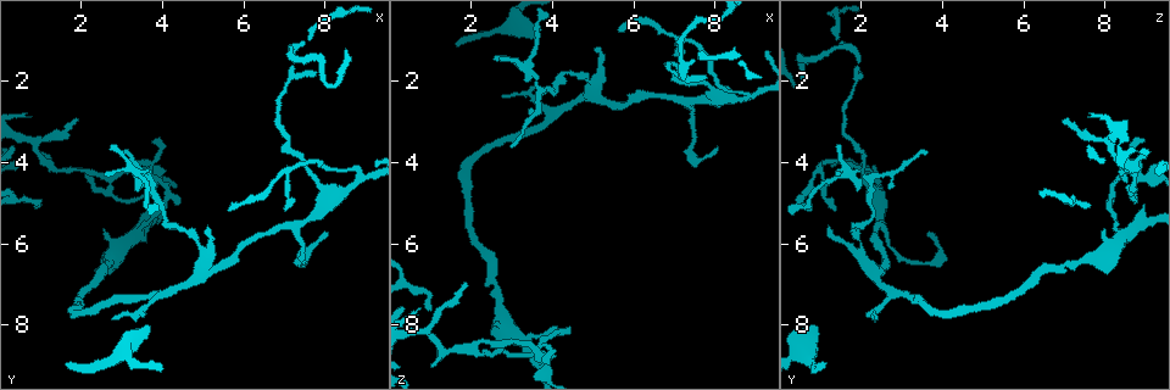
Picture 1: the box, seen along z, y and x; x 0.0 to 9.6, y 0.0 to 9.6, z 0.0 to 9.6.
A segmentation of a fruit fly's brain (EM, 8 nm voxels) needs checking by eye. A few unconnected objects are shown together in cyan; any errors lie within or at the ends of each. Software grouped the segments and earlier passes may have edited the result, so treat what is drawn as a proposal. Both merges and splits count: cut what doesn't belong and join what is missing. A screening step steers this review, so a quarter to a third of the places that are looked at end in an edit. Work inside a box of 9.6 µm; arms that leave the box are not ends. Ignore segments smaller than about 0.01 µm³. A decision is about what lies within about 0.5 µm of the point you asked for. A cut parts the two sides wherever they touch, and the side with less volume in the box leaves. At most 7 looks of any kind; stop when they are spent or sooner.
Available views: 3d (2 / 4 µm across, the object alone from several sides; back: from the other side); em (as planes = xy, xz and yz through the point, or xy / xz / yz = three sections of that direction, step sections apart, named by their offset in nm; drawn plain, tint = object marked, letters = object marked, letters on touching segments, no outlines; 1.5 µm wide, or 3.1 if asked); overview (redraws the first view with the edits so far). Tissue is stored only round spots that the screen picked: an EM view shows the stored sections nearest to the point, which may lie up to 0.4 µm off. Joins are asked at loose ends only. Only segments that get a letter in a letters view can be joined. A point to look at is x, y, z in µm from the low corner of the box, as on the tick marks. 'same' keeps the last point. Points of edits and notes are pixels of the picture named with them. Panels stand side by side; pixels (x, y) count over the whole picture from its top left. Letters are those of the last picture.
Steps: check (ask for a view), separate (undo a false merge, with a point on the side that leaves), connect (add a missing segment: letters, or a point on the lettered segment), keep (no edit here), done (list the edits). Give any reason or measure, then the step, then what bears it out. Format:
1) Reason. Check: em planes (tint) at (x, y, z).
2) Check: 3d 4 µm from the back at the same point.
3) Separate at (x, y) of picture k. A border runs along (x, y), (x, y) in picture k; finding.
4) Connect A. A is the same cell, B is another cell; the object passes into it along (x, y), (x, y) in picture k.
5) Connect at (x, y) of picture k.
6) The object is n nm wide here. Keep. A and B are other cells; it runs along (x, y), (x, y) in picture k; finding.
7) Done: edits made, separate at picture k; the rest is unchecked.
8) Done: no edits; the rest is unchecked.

A fork. Check: em planes (tint) at (3.45, 4.25, 1.75).

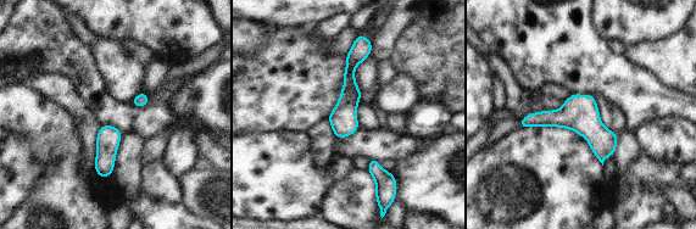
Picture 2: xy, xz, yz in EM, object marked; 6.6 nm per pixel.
Check: em planes (letters) at the same point.

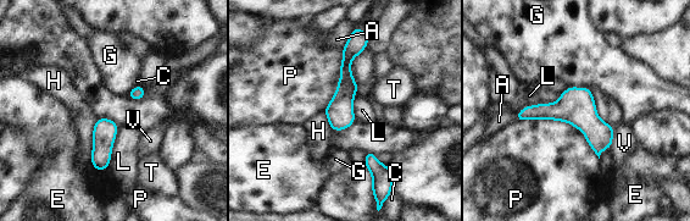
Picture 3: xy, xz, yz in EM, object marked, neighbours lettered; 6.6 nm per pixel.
The object is 180 nm wide here. Keep. A, C, E, G, H, L, P, T and V are other cells; a border runs along (568, 86), (588, 87), (590, 89) in picture 3; one cell here.

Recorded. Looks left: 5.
Thin neck. Check: em planes (plain) at (7.25, 1.55, 1.95).

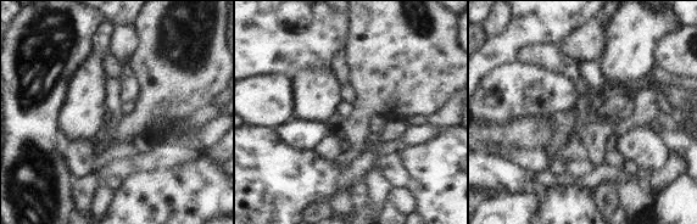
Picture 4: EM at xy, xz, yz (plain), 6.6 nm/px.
With the object marked. Check: em planes (tint) at the same point.

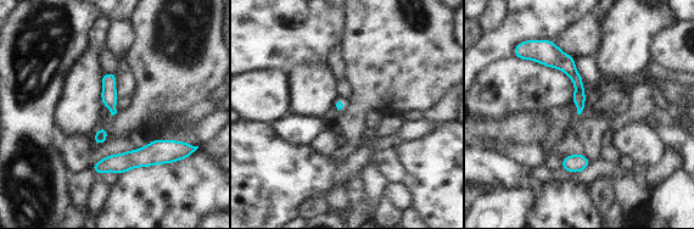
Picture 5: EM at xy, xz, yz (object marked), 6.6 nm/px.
See the neighbours. Check: em planes (letters) at the same point.

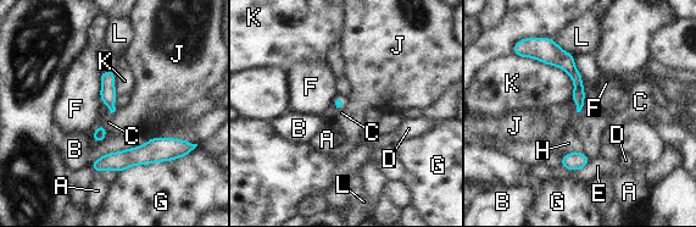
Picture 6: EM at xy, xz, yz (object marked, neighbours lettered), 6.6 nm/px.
Keep. A, B, C, D, E, F, G, H, J, K and L are other cells; it runs along (543, 48), (574, 73), (579, 105) in picture 6; continuous, no second cell.

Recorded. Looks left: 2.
Tapers out. Check: em planes (letters) at (1.05, 3.75, 9.00).

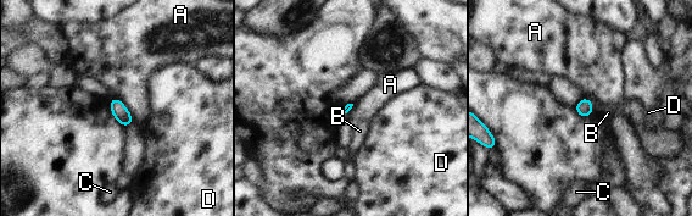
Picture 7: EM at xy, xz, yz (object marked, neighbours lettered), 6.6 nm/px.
Keep. A, B, C and D are other cells; a border runs along (116, 97), (127, 109), (133, 122) in picture 7; no lettered segment goes on from it.

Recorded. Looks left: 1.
Done: no edits; the rest is unchecked.

